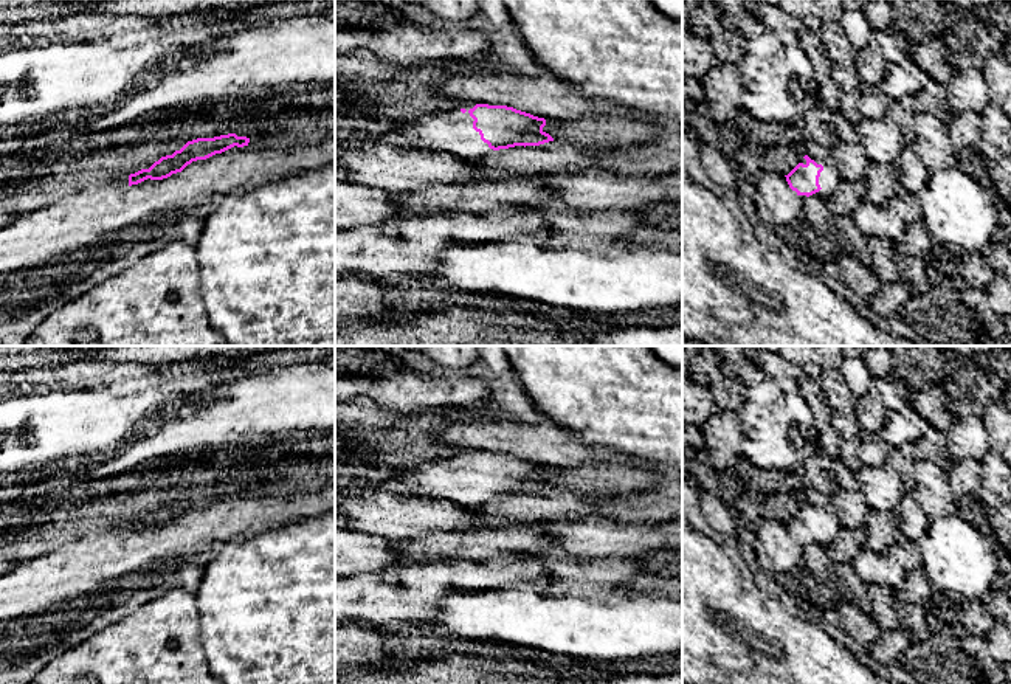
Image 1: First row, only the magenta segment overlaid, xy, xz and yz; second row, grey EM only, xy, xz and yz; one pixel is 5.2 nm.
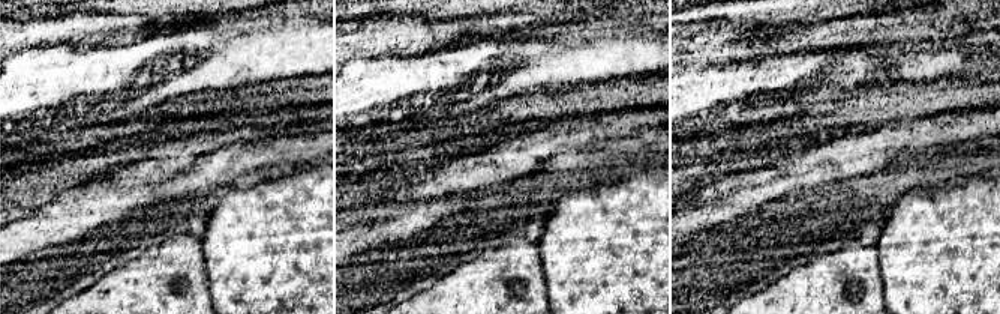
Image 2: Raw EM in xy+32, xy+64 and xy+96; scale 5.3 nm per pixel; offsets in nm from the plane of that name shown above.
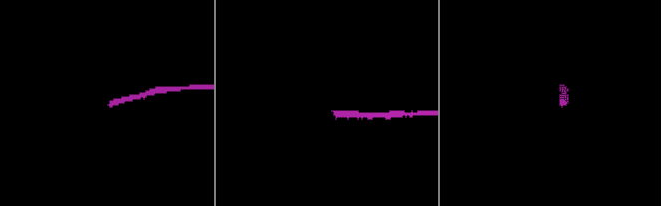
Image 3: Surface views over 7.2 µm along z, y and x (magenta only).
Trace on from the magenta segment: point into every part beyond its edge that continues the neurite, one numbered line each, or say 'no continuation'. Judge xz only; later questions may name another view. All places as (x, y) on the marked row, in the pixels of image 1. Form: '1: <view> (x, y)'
1: xz (448, 129)

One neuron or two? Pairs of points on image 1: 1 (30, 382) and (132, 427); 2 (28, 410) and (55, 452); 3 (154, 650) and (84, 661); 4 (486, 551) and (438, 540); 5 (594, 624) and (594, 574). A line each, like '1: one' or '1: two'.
1: two
2: one
3: one
4: one
5: two

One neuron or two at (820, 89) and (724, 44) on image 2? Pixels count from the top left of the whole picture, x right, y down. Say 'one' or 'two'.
two

